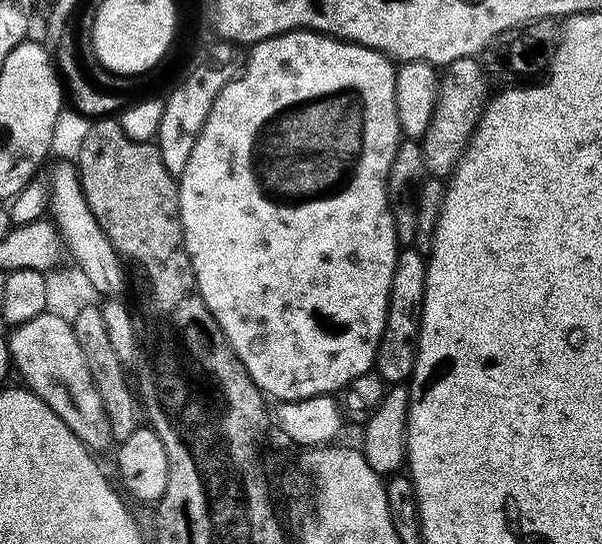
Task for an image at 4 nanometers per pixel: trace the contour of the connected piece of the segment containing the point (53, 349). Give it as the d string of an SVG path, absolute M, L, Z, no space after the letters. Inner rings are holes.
M43 311L25 323L15 325L7 337L9 359L13 367L18 368L27 388L54 410L89 451L113 447L109 418L77 340L75 327L68 320Z

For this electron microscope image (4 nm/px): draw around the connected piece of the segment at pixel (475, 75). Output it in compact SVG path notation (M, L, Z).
M476 56L458 58L446 65L439 77L436 105L430 118L430 126L426 126L419 141L424 161L433 177L451 177L457 162L468 149L468 143L478 126L484 107L488 105L488 76L478 61Z

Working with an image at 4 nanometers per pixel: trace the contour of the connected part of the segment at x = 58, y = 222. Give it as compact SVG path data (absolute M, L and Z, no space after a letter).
M61 161L50 177L49 209L52 221L57 227L67 253L75 259L75 267L79 268L88 279L93 293L104 298L119 297L128 287L128 274L116 248L108 235L102 230L101 224L94 218L89 204L85 200L80 184L80 175L71 161Z

